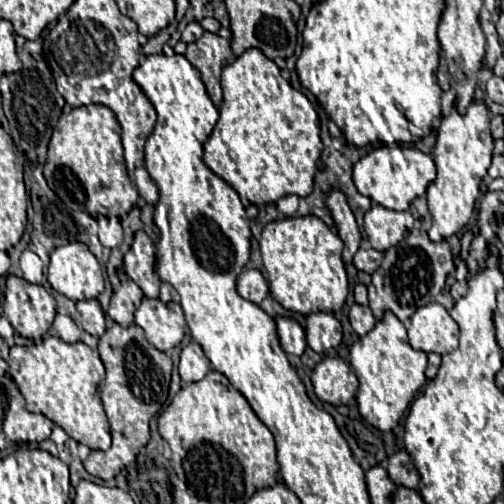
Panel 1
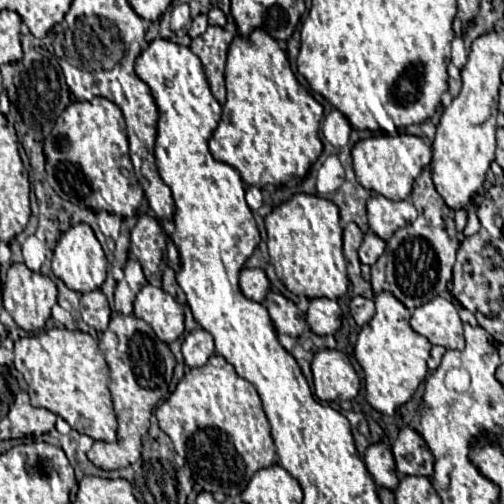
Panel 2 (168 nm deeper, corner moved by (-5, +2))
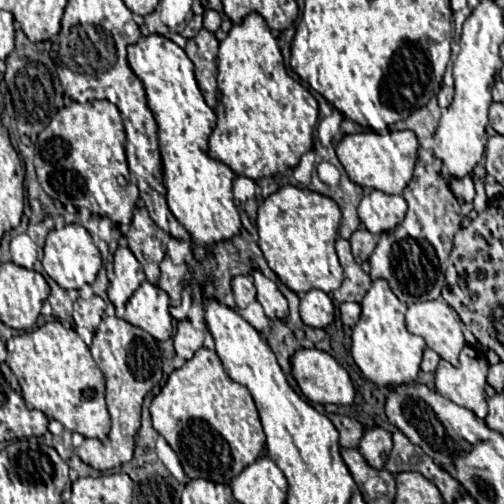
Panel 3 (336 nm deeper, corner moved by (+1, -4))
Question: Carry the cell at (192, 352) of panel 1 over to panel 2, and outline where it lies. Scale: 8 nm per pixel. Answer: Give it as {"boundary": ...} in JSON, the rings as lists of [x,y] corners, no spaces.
{"boundary":[[[202,328],[190,332],[186,336],[186,340],[182,342],[182,354],[184,354],[184,360],[190,368],[204,366],[208,362],[208,358],[214,354],[212,336]]]}

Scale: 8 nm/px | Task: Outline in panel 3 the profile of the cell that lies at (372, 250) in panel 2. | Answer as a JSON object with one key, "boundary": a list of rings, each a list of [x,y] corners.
{"boundary":[[[360,226],[360,228],[350,236],[350,244],[352,244],[352,254],[354,254],[354,258],[362,264],[364,260],[370,258],[372,250],[376,248],[378,236],[372,234],[372,232],[368,232],[364,226]]]}

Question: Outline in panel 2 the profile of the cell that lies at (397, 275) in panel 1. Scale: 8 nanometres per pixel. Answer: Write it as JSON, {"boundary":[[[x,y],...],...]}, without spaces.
{"boundary":[[[426,168],[414,182],[410,200],[418,210],[418,218],[410,226],[398,230],[386,242],[386,252],[372,266],[370,282],[374,294],[390,292],[408,310],[414,310],[446,290],[448,280],[452,278],[452,266],[460,242],[454,228],[454,212],[442,202],[440,194],[434,190],[430,168]]]}

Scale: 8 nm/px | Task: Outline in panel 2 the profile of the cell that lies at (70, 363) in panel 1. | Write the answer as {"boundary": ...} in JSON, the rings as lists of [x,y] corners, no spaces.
{"boundary":[[[50,328],[14,342],[14,366],[28,384],[32,406],[62,416],[74,430],[94,440],[116,442],[116,414],[108,390],[110,368],[98,342],[80,330]]]}

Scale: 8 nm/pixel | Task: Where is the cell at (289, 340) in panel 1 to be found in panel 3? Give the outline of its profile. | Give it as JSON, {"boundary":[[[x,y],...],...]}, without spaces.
{"boundary":[[[250,270],[254,286],[258,290],[258,302],[262,304],[268,318],[284,318],[288,312],[288,302],[278,290],[278,286],[268,280],[260,270]]]}

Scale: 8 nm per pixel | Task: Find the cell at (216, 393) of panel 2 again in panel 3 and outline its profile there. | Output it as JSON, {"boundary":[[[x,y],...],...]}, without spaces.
{"boundary":[[[200,348],[190,360],[184,362],[182,368],[174,370],[168,376],[166,384],[162,386],[160,394],[152,398],[150,414],[152,414],[154,428],[166,438],[166,442],[178,454],[180,464],[188,478],[206,478],[206,480],[230,484],[248,464],[252,464],[256,458],[264,454],[266,438],[262,432],[262,424],[254,400],[242,384],[234,382],[224,372],[216,350]]]}

